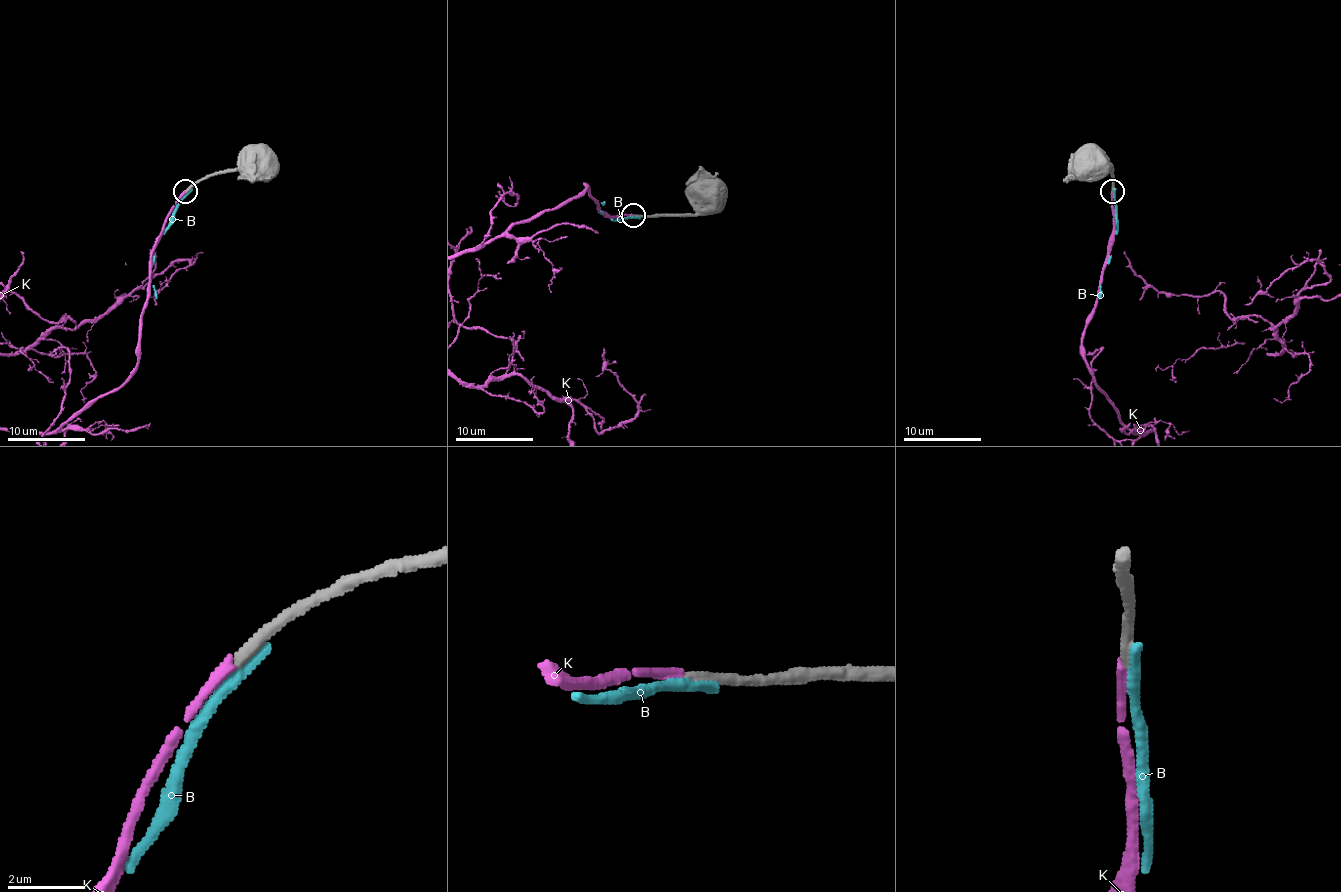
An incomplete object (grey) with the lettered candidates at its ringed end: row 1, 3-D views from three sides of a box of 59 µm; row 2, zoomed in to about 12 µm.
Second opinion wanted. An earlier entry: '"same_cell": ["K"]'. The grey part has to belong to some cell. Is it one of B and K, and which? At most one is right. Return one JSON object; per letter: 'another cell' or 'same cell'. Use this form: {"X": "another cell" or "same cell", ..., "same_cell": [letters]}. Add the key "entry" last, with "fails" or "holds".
{"B": "another cell", "K": "same cell", "same_cell": ["K"], "entry": "holds"}

